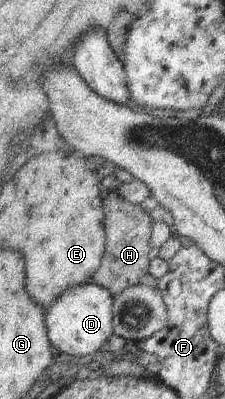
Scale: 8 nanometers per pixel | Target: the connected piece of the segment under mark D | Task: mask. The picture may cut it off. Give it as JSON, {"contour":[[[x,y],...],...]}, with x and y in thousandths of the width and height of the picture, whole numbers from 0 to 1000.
{"contour":[[[400,707],[311,722],[240,757],[231,772],[200,777],[204,817],[218,845],[253,882],[293,882],[342,905],[382,905],[467,872],[489,842],[511,835],[502,734],[453,714]]]}

